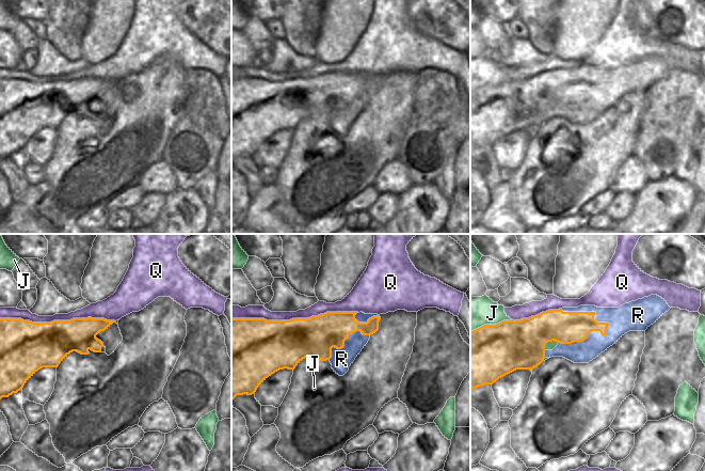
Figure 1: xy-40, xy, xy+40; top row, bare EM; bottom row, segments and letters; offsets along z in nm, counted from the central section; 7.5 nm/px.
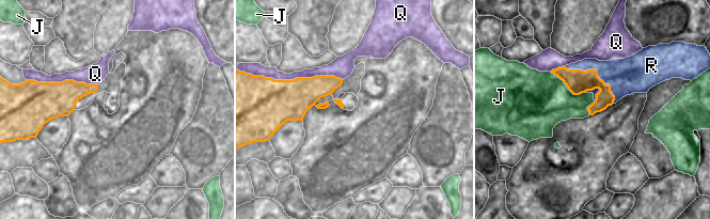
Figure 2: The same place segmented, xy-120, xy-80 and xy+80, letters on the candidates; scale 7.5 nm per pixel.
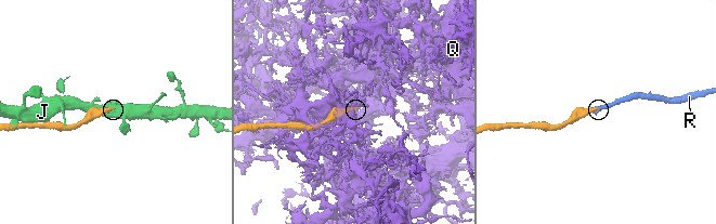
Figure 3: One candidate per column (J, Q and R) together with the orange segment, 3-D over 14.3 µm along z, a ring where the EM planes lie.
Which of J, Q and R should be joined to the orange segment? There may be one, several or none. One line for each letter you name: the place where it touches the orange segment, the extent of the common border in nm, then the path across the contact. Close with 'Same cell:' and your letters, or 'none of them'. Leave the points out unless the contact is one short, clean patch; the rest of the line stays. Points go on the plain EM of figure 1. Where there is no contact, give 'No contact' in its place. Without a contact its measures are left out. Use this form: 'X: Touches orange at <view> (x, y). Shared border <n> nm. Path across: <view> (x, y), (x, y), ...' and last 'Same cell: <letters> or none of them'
R: Touches orange at xy+40 (587, 97). Shared border 420 nm
Same cell: R

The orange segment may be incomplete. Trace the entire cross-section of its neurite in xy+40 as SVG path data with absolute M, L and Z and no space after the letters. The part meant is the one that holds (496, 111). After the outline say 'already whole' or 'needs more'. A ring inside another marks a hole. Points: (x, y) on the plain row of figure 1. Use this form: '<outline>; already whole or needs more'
M651 56L619 68L562 68L520 81L484 85L470 92L470 152L484 145L493 145L516 130L532 131L549 117L563 117L574 124L589 124L625 94L645 92L670 69L664 60ZM552 101L558 106L552 111L546 111L545 106Z; needs more

